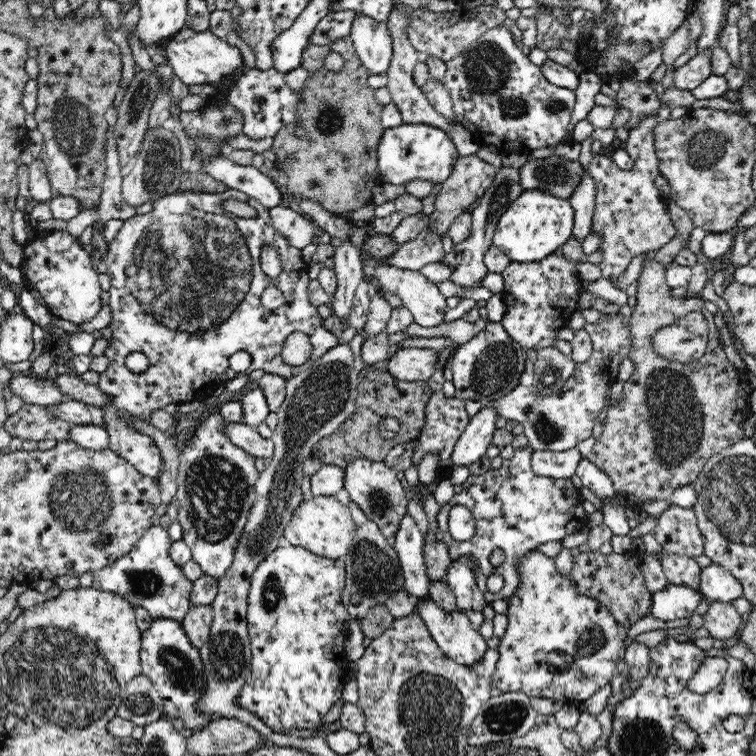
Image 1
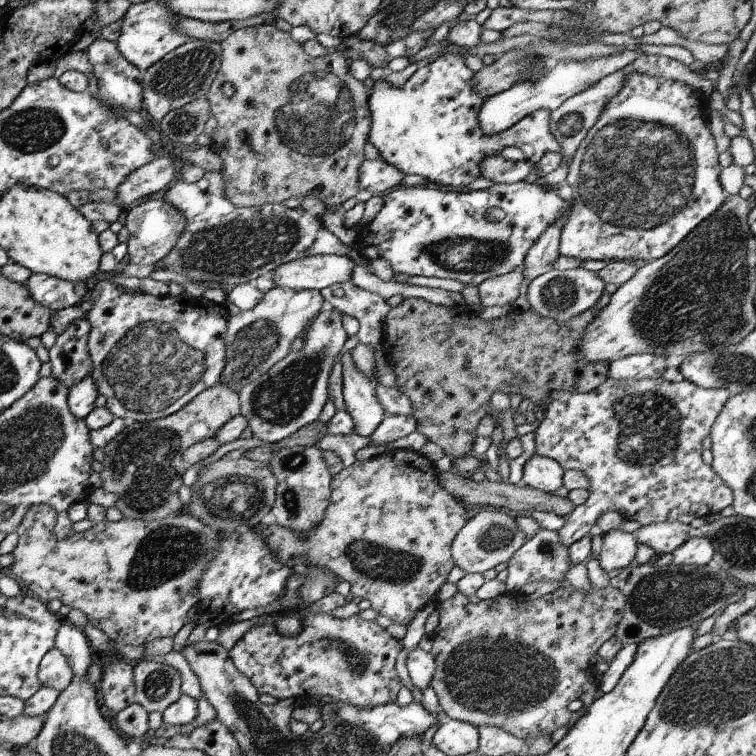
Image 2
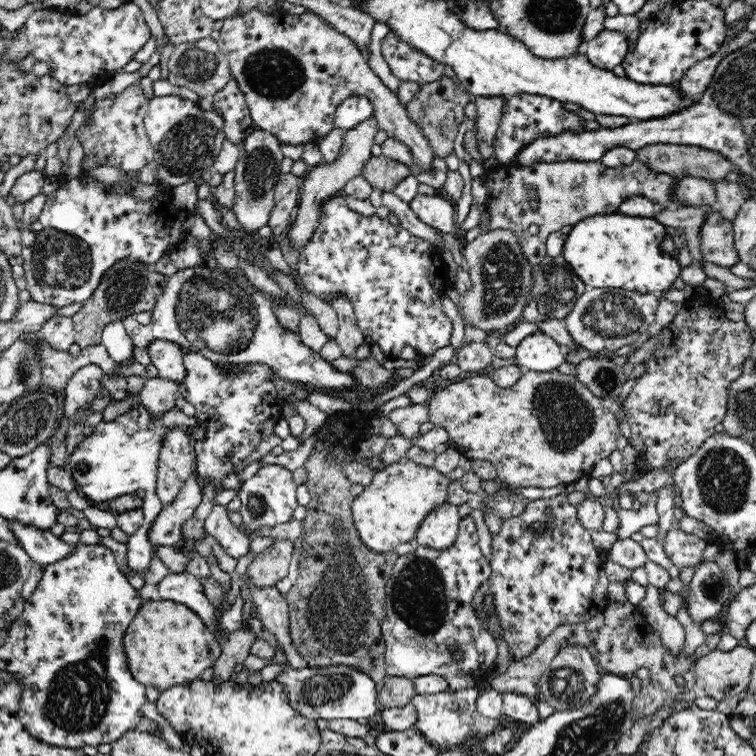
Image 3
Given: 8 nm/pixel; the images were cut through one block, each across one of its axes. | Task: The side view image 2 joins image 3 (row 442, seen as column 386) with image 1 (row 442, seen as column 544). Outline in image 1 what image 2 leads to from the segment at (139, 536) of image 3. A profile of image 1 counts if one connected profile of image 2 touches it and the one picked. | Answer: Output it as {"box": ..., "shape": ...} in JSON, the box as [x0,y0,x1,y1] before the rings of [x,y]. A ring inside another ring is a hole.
{"box":[98,188,339,479],"shape":[[[228,188],[225,191],[220,192],[196,192],[196,190],[186,190],[159,198],[156,202],[152,203],[152,209],[150,212],[146,212],[146,214],[143,215],[136,214],[133,217],[123,220],[123,225],[120,228],[120,231],[116,234],[115,238],[111,241],[107,248],[105,261],[107,264],[107,274],[110,276],[111,280],[111,285],[107,291],[109,294],[108,304],[112,312],[109,327],[113,333],[109,339],[108,350],[106,350],[105,353],[110,359],[110,368],[108,368],[106,372],[102,372],[102,374],[100,374],[98,387],[102,389],[106,395],[108,395],[109,400],[112,400],[112,404],[110,404],[108,408],[103,408],[102,410],[106,412],[106,430],[109,432],[109,448],[112,449],[118,456],[126,459],[138,472],[141,472],[143,476],[155,479],[159,477],[161,472],[160,466],[162,466],[163,463],[160,449],[158,449],[158,446],[154,444],[150,435],[144,435],[137,432],[134,429],[131,418],[128,418],[128,420],[127,418],[123,418],[123,416],[121,416],[121,411],[130,413],[132,417],[140,417],[140,419],[146,419],[146,421],[149,421],[153,411],[164,409],[168,404],[172,404],[172,402],[181,403],[186,402],[186,400],[188,400],[188,402],[196,399],[201,400],[204,396],[213,394],[216,389],[224,386],[228,380],[232,380],[236,377],[242,377],[244,375],[248,376],[251,372],[256,370],[262,370],[265,374],[280,376],[281,378],[288,380],[291,377],[297,376],[300,372],[306,371],[312,364],[317,363],[320,356],[323,356],[326,352],[328,352],[328,350],[330,350],[330,348],[333,348],[333,346],[339,342],[339,335],[331,333],[328,329],[324,328],[324,325],[322,325],[323,318],[320,317],[316,306],[310,302],[308,296],[310,280],[308,279],[308,275],[306,275],[306,272],[308,272],[308,264],[304,261],[304,259],[302,259],[300,249],[292,246],[288,240],[286,240],[286,237],[282,237],[273,227],[269,218],[268,209],[265,206],[262,206],[254,197],[248,196],[239,190]],[[230,198],[236,198],[236,200],[240,200],[240,202],[247,202],[250,206],[253,206],[257,210],[256,216],[253,218],[243,218],[232,213],[224,214],[222,202],[224,202],[224,200],[230,200]],[[264,242],[272,242],[276,244],[276,247],[282,253],[283,272],[276,278],[266,276],[260,268],[258,256],[260,256],[260,246],[264,244]],[[268,286],[278,287],[285,296],[285,304],[276,310],[268,310],[265,306],[262,306],[261,296],[264,289],[268,288]],[[296,331],[308,335],[312,345],[312,353],[305,364],[292,367],[284,362],[281,354],[286,338],[288,338],[292,332]],[[239,351],[246,351],[250,357],[252,357],[252,364],[250,368],[241,373],[234,372],[234,370],[231,370],[229,367],[230,357]],[[134,352],[142,352],[142,354],[150,360],[150,367],[146,370],[146,372],[142,372],[142,374],[133,374],[126,367],[126,356]]]}

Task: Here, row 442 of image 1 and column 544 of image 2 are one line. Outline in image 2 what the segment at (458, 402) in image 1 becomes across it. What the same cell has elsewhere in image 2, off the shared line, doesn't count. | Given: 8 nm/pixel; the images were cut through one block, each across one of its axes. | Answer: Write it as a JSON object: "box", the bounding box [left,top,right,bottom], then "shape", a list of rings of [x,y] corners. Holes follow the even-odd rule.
{"box":[534,377,732,546],"shape":[[[662,377],[627,381],[606,378],[605,382],[586,393],[555,390],[549,394],[552,399],[534,431],[534,452],[554,460],[564,471],[583,471],[590,490],[583,504],[573,509],[564,518],[562,527],[556,530],[563,546],[584,537],[605,510],[619,510],[623,518],[635,520],[643,526],[663,521],[689,524],[692,518],[719,513],[732,503],[731,490],[700,457],[701,440],[730,397],[724,388],[704,389],[685,379],[671,382]]]}

